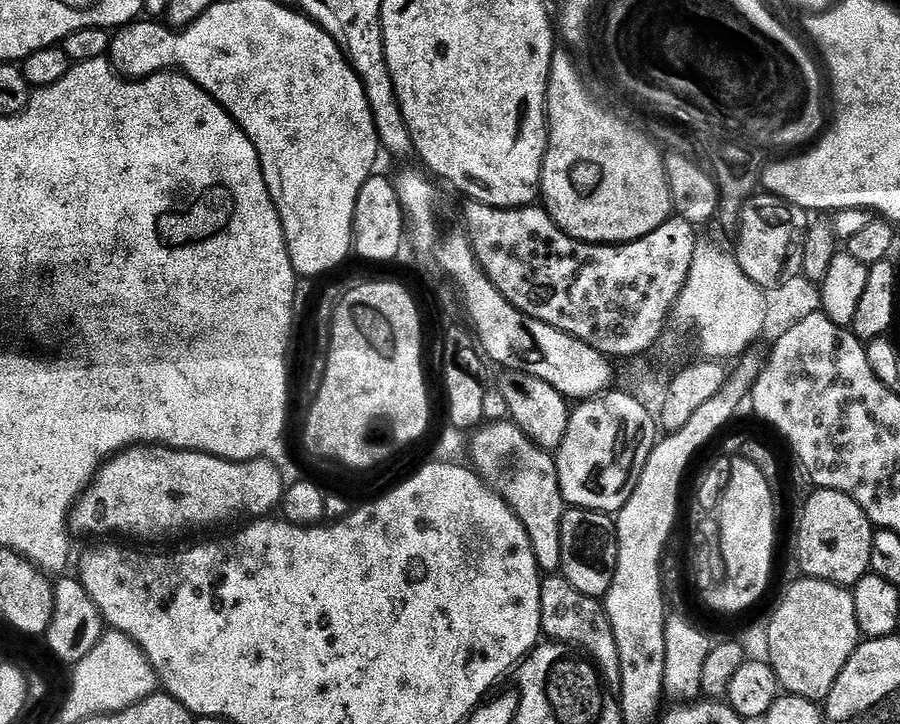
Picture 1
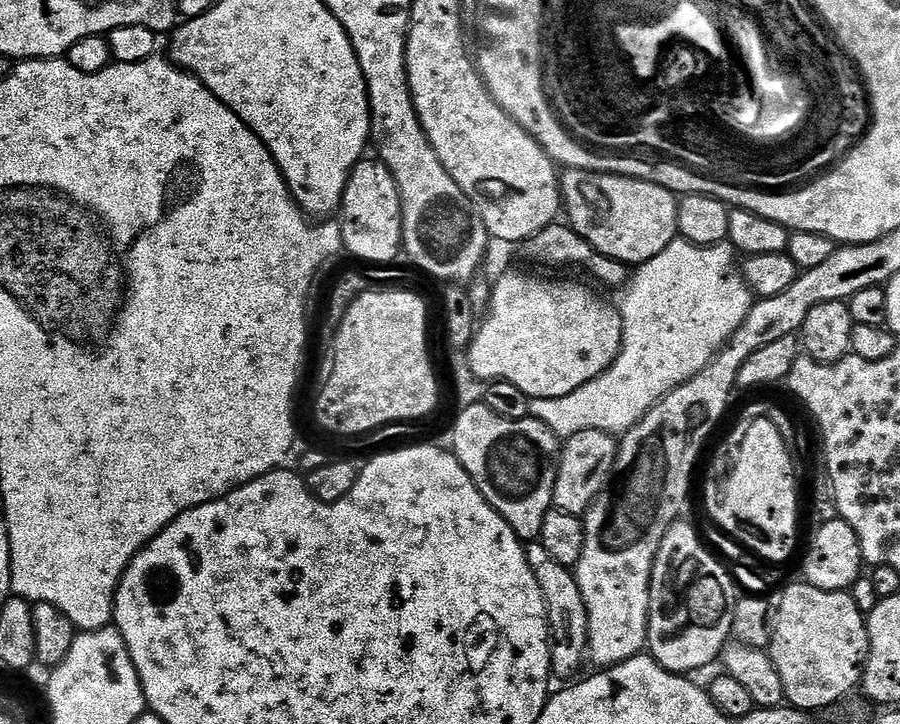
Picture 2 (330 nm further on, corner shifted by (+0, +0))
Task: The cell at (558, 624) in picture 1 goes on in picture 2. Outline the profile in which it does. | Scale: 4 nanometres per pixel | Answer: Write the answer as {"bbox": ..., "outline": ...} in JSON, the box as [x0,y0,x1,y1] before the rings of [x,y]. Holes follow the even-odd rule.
{"bbox":[526,542,588,676],"outline":[[[532,542],[526,548],[528,554],[528,565],[538,578],[538,586],[544,595],[544,608],[548,611],[548,630],[550,633],[550,643],[552,645],[552,676],[572,676],[580,668],[580,663],[585,663],[588,650],[588,619],[586,618],[586,606],[582,602],[582,594],[578,590],[578,582],[572,568],[567,568],[558,563],[554,558],[550,558],[550,550],[539,542]]]}

